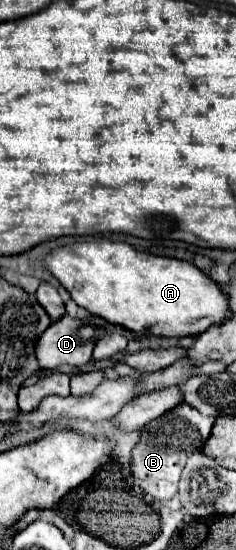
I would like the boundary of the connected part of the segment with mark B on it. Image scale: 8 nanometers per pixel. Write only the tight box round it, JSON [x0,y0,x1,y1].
[130,403,216,501]

